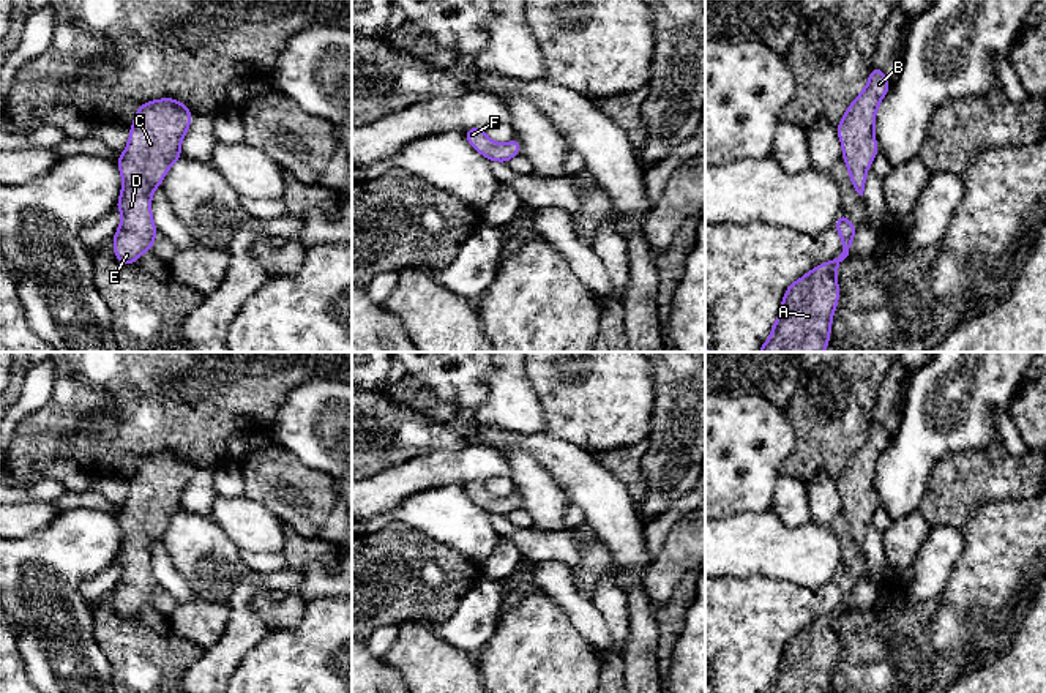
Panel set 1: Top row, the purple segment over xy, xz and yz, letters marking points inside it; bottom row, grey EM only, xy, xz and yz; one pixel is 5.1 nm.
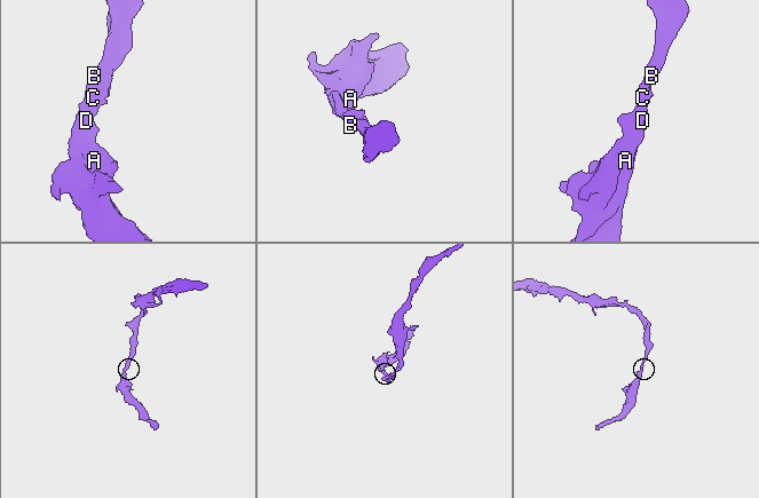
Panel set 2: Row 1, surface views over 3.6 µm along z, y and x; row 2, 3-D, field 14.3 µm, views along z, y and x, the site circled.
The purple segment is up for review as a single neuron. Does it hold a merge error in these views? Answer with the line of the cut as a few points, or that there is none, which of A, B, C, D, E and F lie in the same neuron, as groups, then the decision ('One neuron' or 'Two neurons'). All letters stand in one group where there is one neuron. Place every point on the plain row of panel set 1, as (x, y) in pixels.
No split. Groups: A B C D E F. One neuron

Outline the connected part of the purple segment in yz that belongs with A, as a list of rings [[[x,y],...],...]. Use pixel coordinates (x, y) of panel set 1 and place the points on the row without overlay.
[[[841,565],[835,582],[842,594],[842,606],[787,641],[768,693],[830,693],[831,672],[839,654],[836,624],[849,609],[858,581]]]

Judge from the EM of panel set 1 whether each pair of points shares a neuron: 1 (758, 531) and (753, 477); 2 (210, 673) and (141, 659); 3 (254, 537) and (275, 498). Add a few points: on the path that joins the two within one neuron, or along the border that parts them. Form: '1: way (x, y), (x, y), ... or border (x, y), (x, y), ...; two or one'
1: border (770, 509), (734, 513), (721, 520); two
2: border (204, 649), (183, 676); two
3: border (245, 494), (261, 502), (283, 523); two

